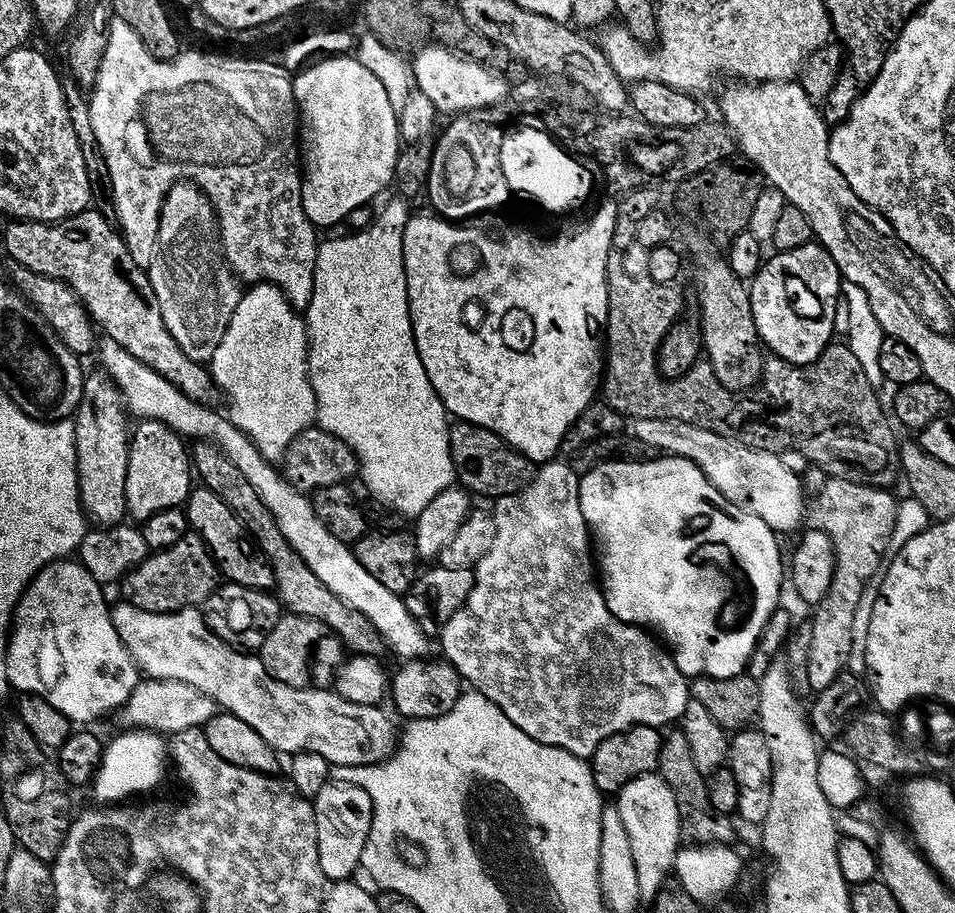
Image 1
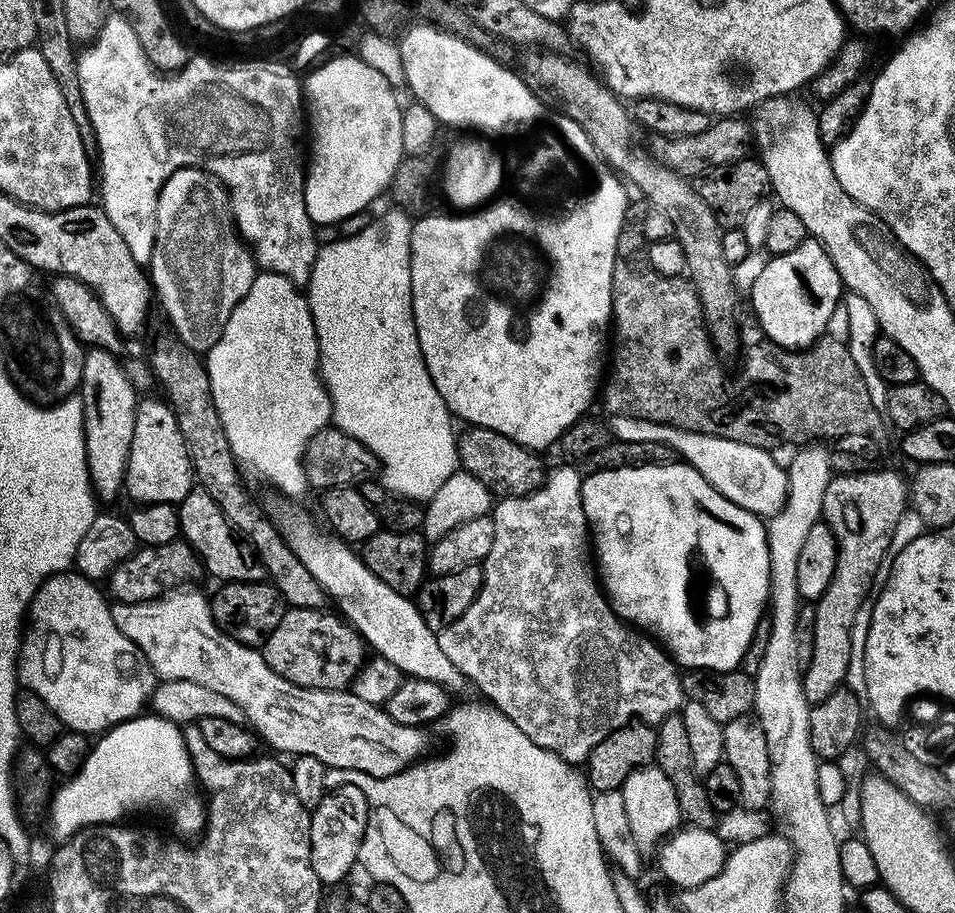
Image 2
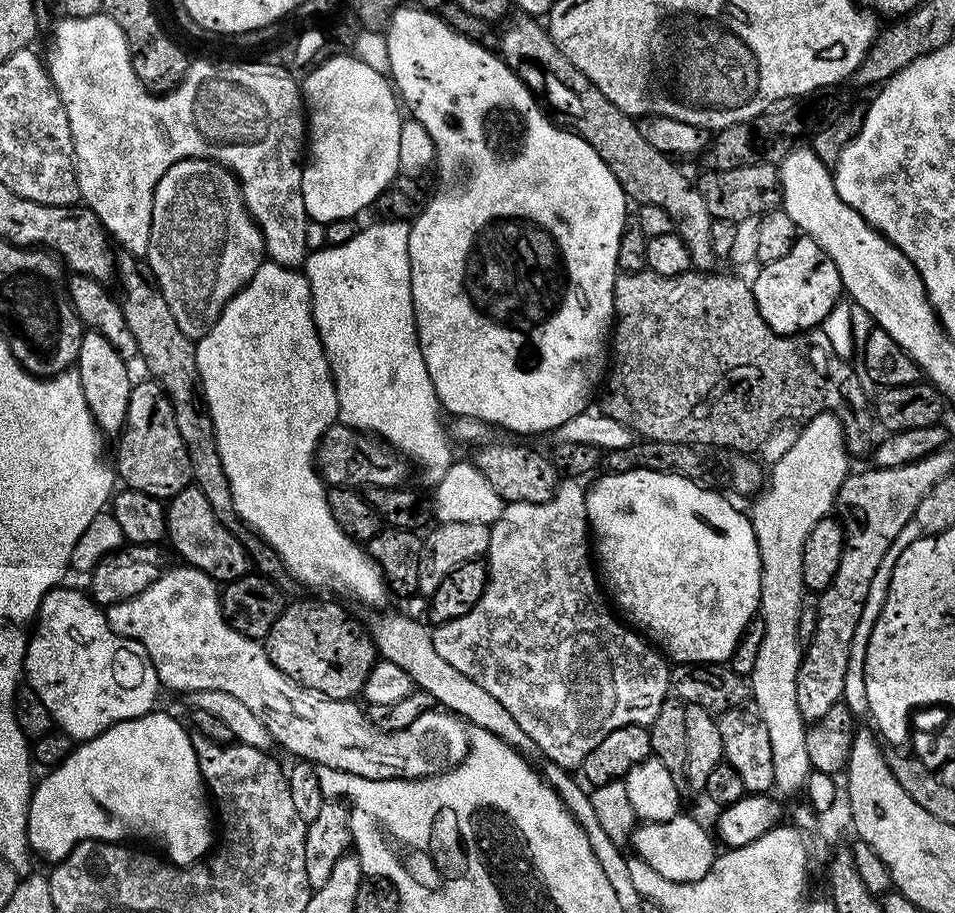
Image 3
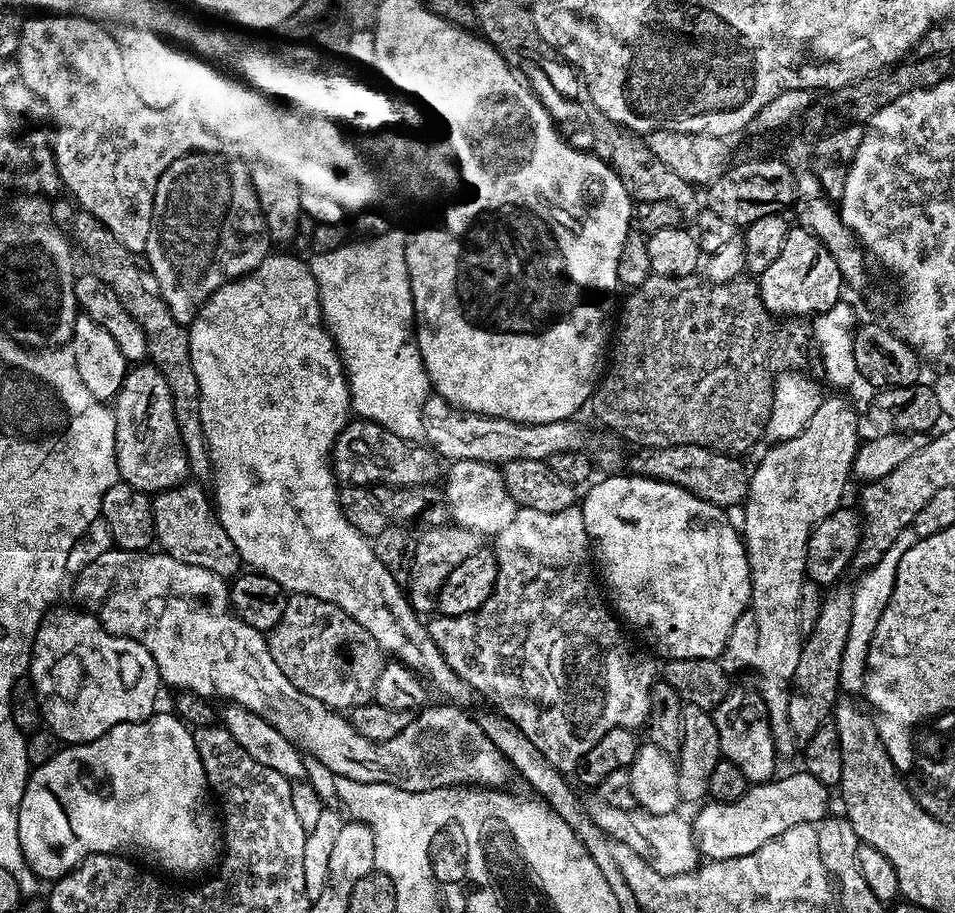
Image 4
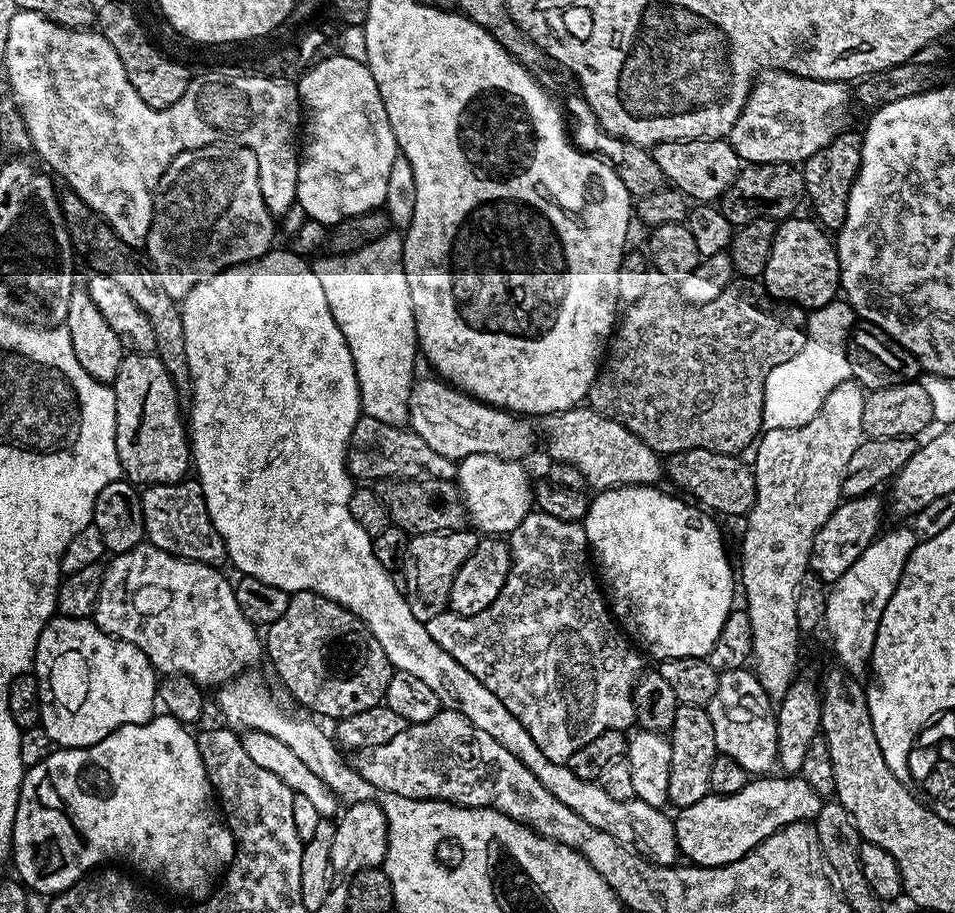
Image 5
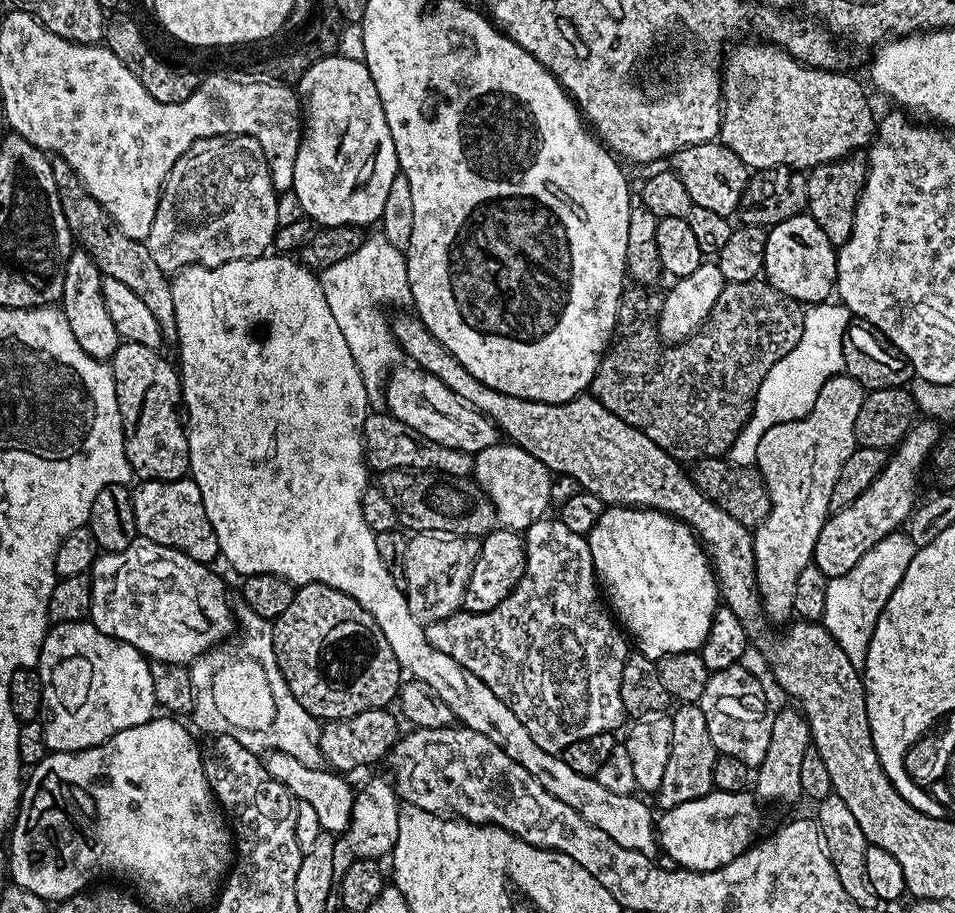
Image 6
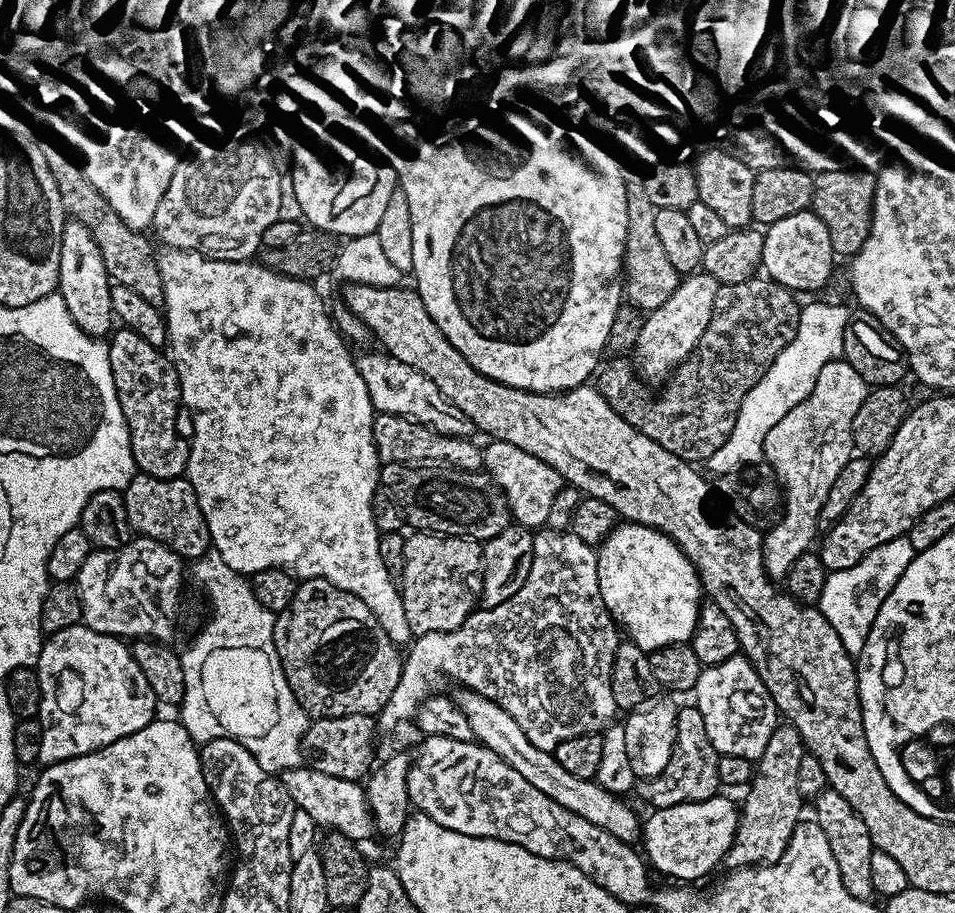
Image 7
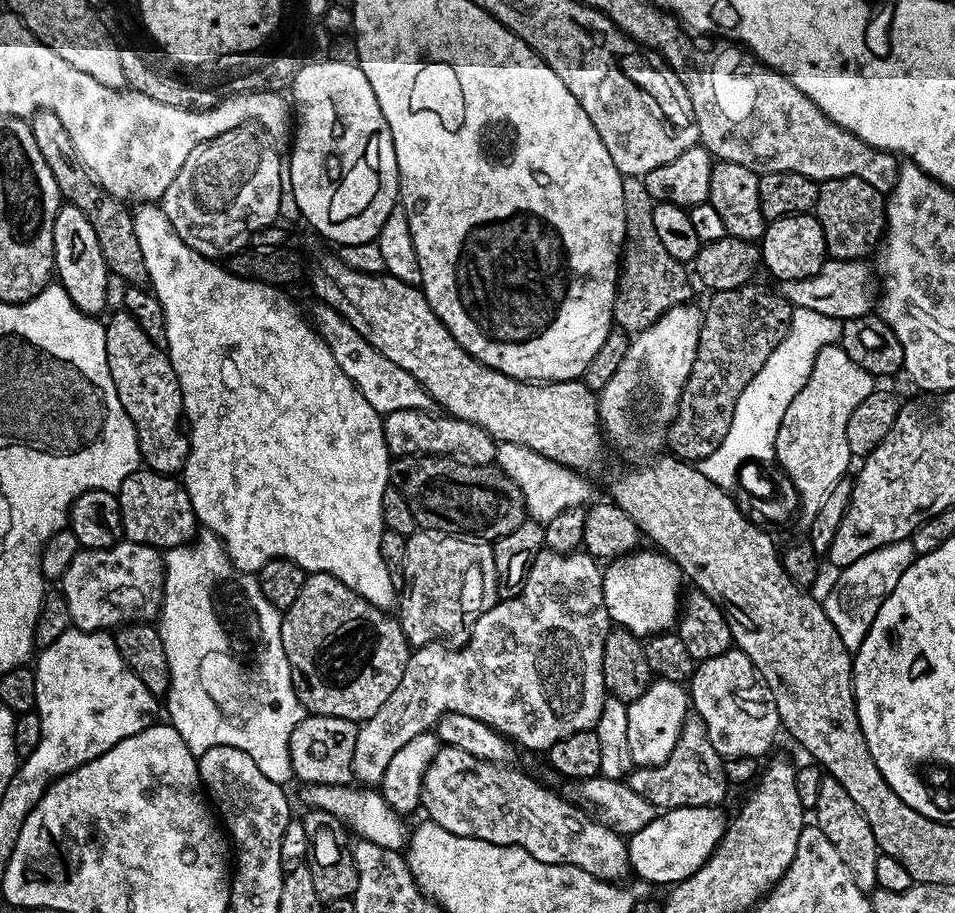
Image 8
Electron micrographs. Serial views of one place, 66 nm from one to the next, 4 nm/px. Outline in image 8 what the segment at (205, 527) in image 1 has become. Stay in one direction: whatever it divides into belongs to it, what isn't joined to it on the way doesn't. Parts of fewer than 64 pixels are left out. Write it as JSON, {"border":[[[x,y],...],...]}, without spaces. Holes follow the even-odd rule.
{"border":[[[141,466],[121,482],[116,497],[122,510],[125,541],[167,550],[180,544],[191,544],[197,539],[198,521],[190,494],[175,475],[154,472],[147,466]]]}

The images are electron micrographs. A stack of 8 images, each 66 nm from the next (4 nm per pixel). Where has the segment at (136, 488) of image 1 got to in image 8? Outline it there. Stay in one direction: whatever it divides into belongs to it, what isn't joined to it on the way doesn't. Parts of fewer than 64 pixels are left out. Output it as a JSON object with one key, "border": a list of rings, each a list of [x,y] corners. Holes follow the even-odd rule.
{"border":[[[119,310],[112,316],[112,321],[107,321],[104,324],[104,333],[106,334],[106,362],[110,366],[110,378],[114,378],[114,386],[118,390],[118,402],[122,402],[122,410],[126,410],[126,414],[130,418],[130,422],[134,422],[136,433],[138,434],[138,446],[140,447],[140,459],[147,467],[154,472],[162,472],[165,474],[180,474],[184,471],[184,463],[188,461],[188,450],[190,447],[189,437],[180,429],[180,420],[182,424],[182,417],[184,416],[184,399],[180,393],[178,386],[178,378],[174,374],[174,366],[170,362],[167,351],[161,345],[150,342],[150,338],[146,334],[146,330],[142,330],[142,326],[137,320],[130,315],[126,310]]]}

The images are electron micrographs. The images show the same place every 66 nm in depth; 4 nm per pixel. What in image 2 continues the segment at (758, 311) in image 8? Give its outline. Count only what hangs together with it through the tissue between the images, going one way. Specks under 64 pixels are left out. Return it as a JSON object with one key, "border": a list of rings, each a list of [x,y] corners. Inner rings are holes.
{"border":[[[617,263],[612,275],[612,319],[614,327],[610,332],[610,367],[607,369],[606,379],[602,384],[602,400],[604,396],[604,408],[608,411],[608,414],[629,416],[630,418],[646,418],[647,420],[654,421],[656,424],[672,424],[682,430],[701,432],[702,434],[717,436],[718,438],[730,438],[734,442],[746,442],[750,446],[758,446],[759,448],[769,450],[775,449],[779,443],[804,446],[809,442],[827,442],[834,453],[835,467],[841,473],[872,470],[877,467],[876,459],[888,448],[888,440],[884,437],[886,420],[882,412],[875,409],[873,403],[870,402],[869,391],[866,390],[866,383],[862,378],[862,373],[858,370],[857,363],[850,356],[850,350],[845,341],[835,340],[830,334],[825,334],[808,348],[789,350],[779,348],[775,342],[768,339],[764,331],[760,329],[759,324],[755,322],[749,323],[749,328],[745,332],[743,329],[742,332],[743,348],[745,344],[744,365],[741,366],[740,373],[733,378],[732,384],[728,384],[728,376],[724,373],[723,366],[716,364],[718,352],[713,345],[711,336],[708,334],[707,327],[705,327],[704,311],[691,279],[684,276],[660,276],[657,272],[651,270],[631,272],[628,267],[627,263]]]}

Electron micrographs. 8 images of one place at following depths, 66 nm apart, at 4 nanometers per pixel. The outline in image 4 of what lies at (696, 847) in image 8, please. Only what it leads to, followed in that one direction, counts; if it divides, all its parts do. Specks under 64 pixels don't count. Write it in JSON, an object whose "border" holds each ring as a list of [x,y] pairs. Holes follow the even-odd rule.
{"border":[[[797,770],[789,776],[782,776],[769,780],[767,784],[751,785],[742,798],[729,804],[705,803],[705,808],[692,820],[697,853],[708,860],[742,858],[746,854],[754,854],[758,846],[778,838],[778,834],[786,834],[790,826],[815,826],[829,815],[830,789],[818,782],[814,774]]]}

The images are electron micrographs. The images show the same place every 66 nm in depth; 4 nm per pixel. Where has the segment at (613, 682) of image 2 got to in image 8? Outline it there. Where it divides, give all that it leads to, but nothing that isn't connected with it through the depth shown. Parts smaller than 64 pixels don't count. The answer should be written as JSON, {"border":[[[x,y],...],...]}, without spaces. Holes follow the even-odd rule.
{"border":[[[542,550],[534,558],[532,568],[528,572],[528,577],[524,580],[524,586],[514,596],[501,599],[493,604],[490,610],[483,612],[474,622],[472,631],[466,637],[466,643],[455,652],[455,647],[445,646],[443,643],[427,644],[421,648],[415,649],[407,660],[406,670],[403,671],[402,679],[398,682],[398,689],[386,698],[386,703],[378,710],[376,717],[363,721],[359,725],[358,735],[356,738],[356,763],[352,765],[353,777],[361,785],[376,786],[379,785],[380,779],[386,774],[386,766],[390,766],[390,758],[402,750],[402,746],[410,742],[411,738],[417,737],[418,734],[431,731],[437,721],[447,712],[464,714],[466,712],[476,715],[484,724],[491,724],[497,732],[513,741],[521,740],[528,748],[540,748],[546,750],[554,746],[562,738],[566,738],[575,732],[587,732],[595,729],[598,718],[604,709],[606,699],[606,689],[603,678],[603,647],[606,646],[606,638],[610,631],[610,621],[606,602],[604,601],[604,578],[602,575],[601,565],[595,556],[588,555],[583,550],[569,550],[567,552],[557,552],[555,550]],[[391,720],[397,720],[400,723],[400,737],[395,740],[394,730]]]}

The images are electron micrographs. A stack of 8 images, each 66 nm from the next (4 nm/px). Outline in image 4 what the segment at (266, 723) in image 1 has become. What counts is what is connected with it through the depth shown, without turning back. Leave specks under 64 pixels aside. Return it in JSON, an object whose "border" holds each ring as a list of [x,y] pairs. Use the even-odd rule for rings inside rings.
{"border":[[[144,554],[131,561],[130,567],[117,580],[112,593],[106,598],[103,606],[99,608],[98,619],[100,625],[112,636],[130,638],[134,642],[146,646],[146,650],[150,650],[150,658],[154,658],[154,662],[158,666],[161,681],[165,685],[173,684],[173,689],[193,692],[205,698],[221,696],[221,701],[241,704],[243,708],[249,708],[254,714],[258,714],[266,722],[270,722],[270,726],[274,726],[274,730],[278,730],[278,734],[282,734],[291,744],[295,744],[297,748],[303,750],[309,757],[311,757],[310,755],[314,756],[322,767],[329,768],[327,771],[331,775],[350,778],[354,782],[389,784],[395,788],[410,790],[411,792],[429,792],[435,788],[454,788],[457,786],[483,786],[485,788],[499,789],[501,786],[507,785],[504,783],[508,780],[508,774],[510,775],[508,760],[495,748],[494,743],[483,732],[479,719],[472,718],[471,720],[462,709],[455,708],[452,704],[440,704],[437,708],[428,706],[423,710],[417,711],[412,717],[410,726],[406,726],[406,730],[402,730],[402,734],[394,734],[394,738],[390,738],[386,742],[379,744],[370,738],[364,738],[362,734],[358,734],[358,730],[352,725],[352,721],[347,715],[341,714],[337,709],[327,708],[322,702],[318,702],[318,698],[310,698],[310,694],[302,694],[302,690],[298,690],[298,686],[294,686],[294,682],[290,682],[290,678],[286,678],[286,674],[282,674],[282,670],[278,670],[278,662],[274,662],[274,658],[270,654],[265,633],[254,630],[254,626],[246,626],[246,622],[242,622],[232,613],[228,602],[230,584],[225,577],[214,574],[210,570],[202,570],[202,566],[190,566],[186,562],[178,562],[174,558],[163,554],[148,555],[152,554]]]}

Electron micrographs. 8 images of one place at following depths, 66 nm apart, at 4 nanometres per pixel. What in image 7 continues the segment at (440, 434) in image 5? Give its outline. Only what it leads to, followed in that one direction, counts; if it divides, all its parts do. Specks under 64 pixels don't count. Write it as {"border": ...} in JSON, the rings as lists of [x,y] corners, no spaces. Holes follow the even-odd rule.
{"border":[[[383,350],[368,352],[364,357],[355,361],[355,366],[362,374],[362,382],[366,382],[366,390],[370,394],[370,402],[377,413],[385,412],[395,416],[404,416],[408,420],[413,420],[419,424],[425,424],[428,428],[433,428],[438,434],[443,436],[466,436],[471,437],[474,429],[470,418],[426,378],[414,366],[406,366],[406,362],[398,362],[398,358],[388,355]]]}

